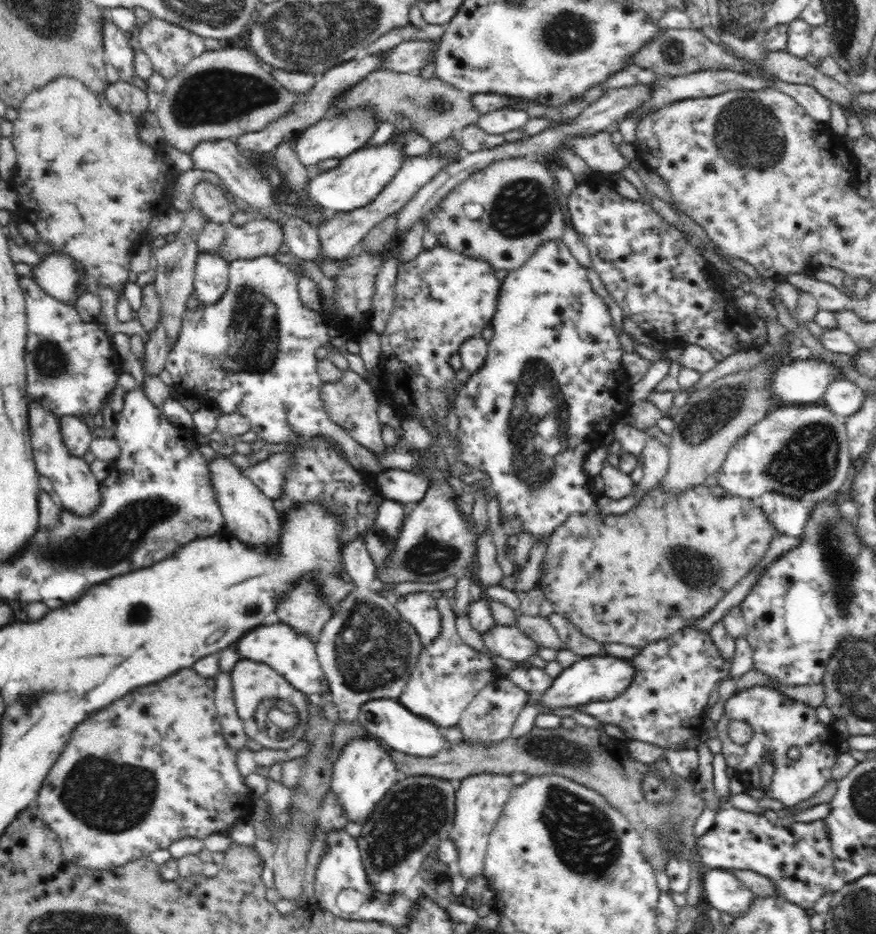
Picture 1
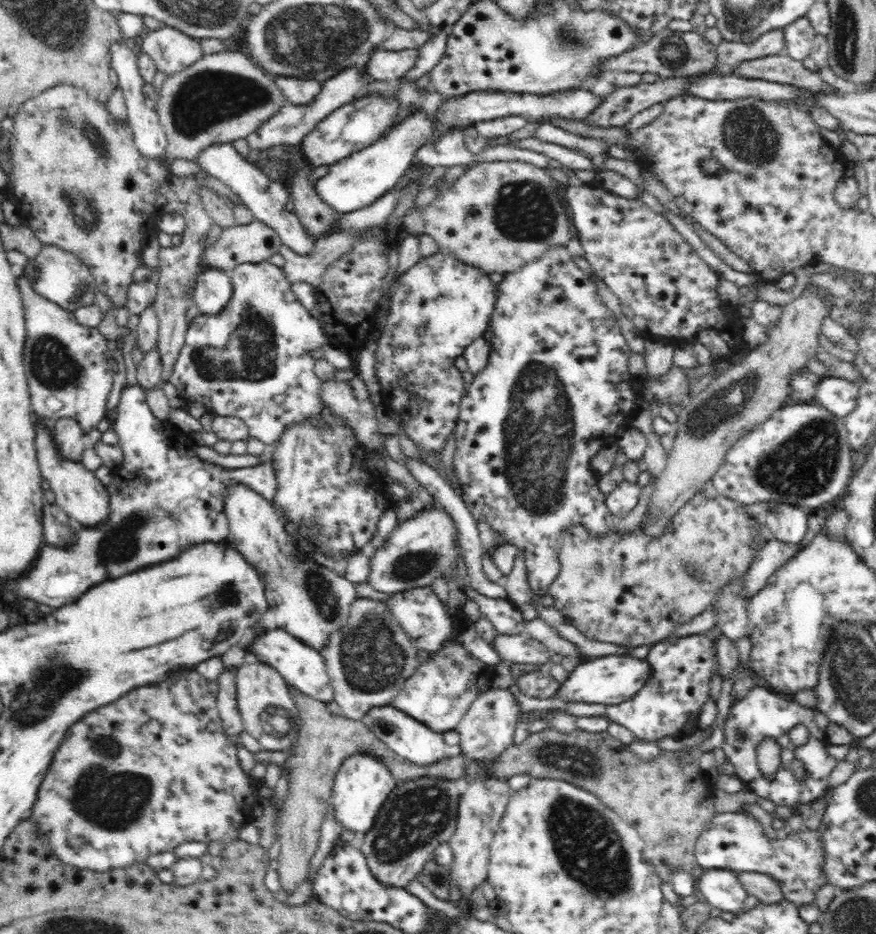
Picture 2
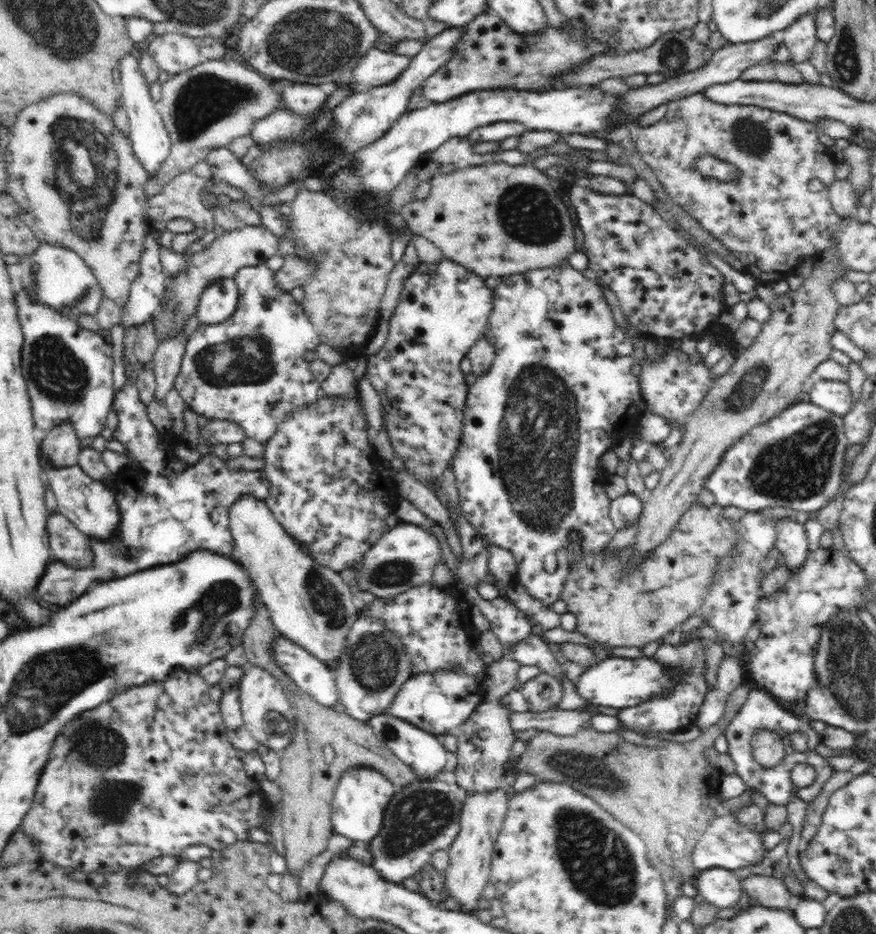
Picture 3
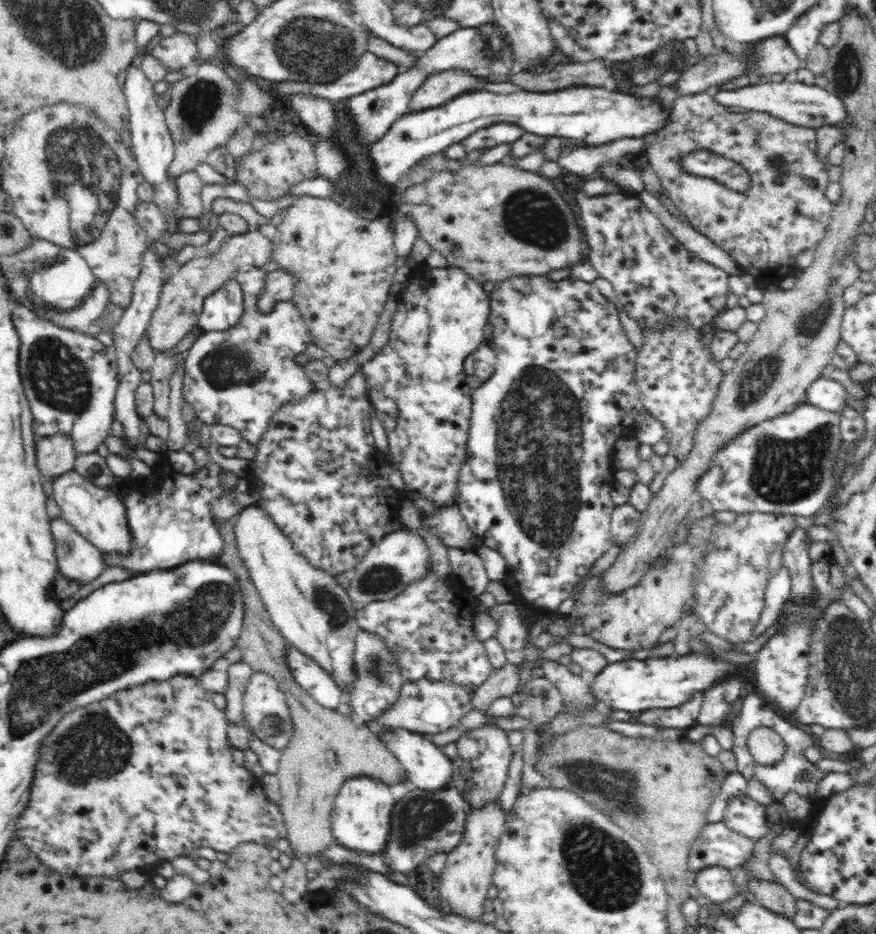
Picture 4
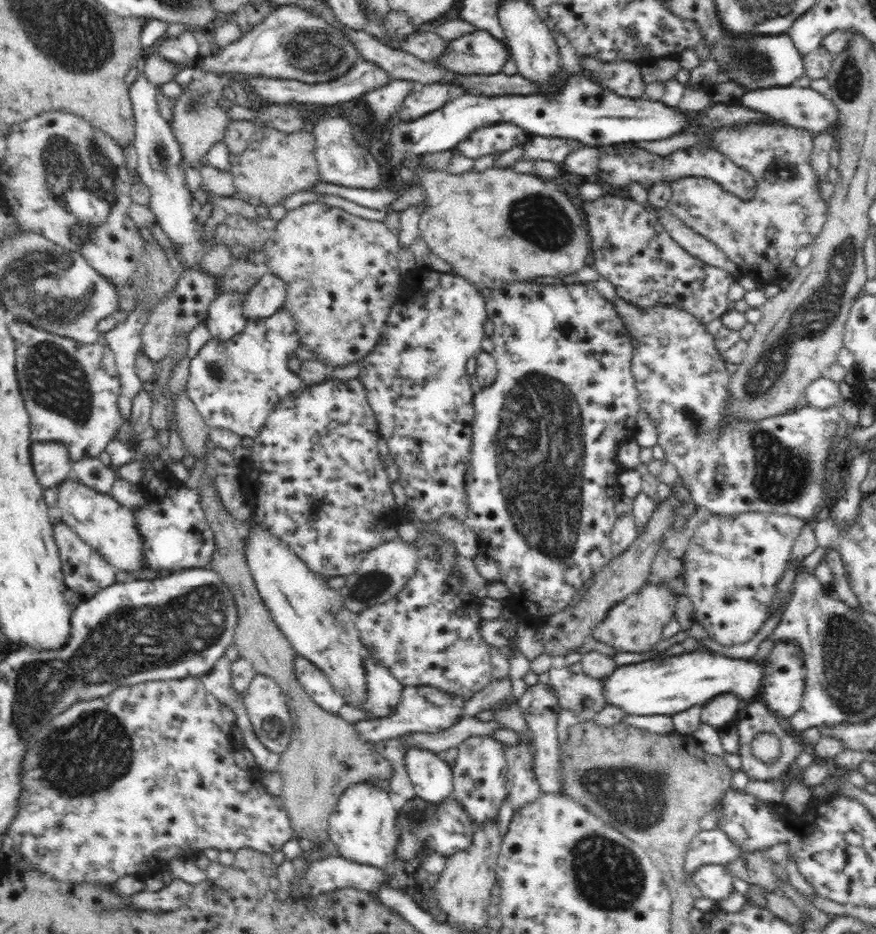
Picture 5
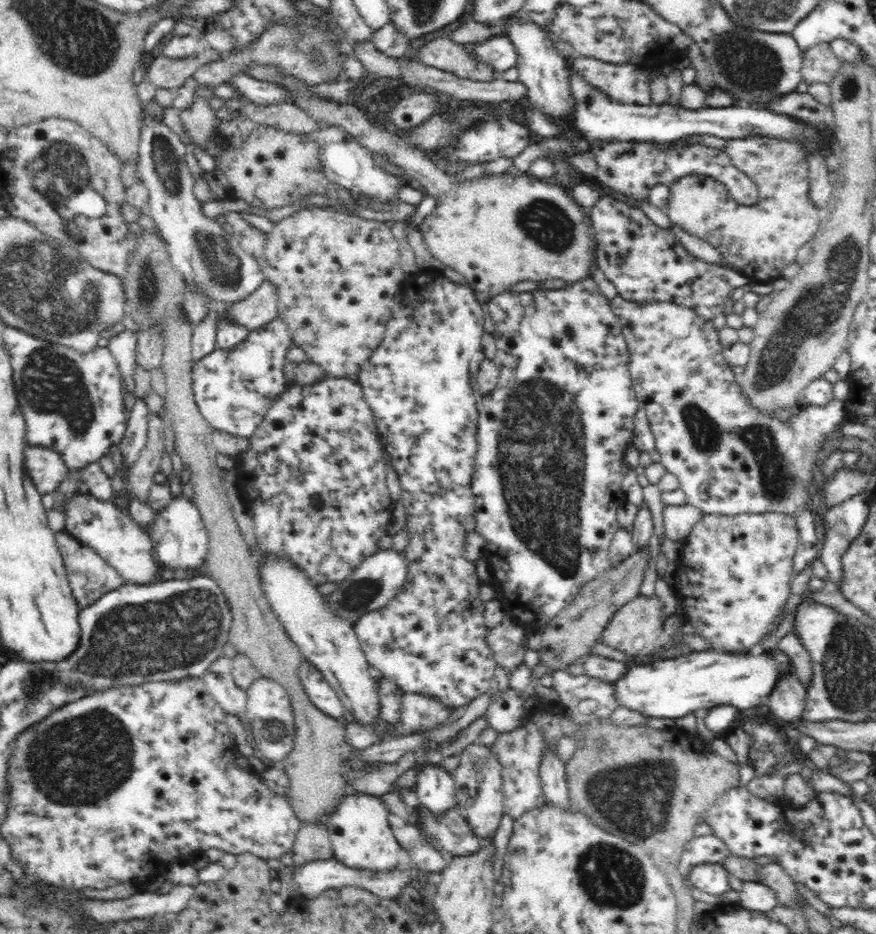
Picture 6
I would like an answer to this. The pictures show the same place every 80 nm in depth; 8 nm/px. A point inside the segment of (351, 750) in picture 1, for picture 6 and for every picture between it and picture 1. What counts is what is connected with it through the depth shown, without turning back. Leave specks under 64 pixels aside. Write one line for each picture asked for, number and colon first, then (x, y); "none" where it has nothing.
2: (362, 784)
3: (359, 801)
4: (360, 819)
5: (361, 828)
6: (361, 837)

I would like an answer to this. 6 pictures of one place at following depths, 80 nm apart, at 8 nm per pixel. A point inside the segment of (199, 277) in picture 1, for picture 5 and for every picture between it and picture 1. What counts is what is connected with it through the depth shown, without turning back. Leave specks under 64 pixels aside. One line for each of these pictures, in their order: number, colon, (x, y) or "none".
2: (213, 287)
3: (219, 301)
4: (222, 309)
5: (225, 320)

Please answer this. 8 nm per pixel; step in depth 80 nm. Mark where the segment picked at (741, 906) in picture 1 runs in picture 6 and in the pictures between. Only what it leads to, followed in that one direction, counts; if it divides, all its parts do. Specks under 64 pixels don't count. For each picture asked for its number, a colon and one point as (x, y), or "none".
2: (720, 887)
3: (718, 886)
4: (716, 884)
5: (713, 881)
6: (712, 878)

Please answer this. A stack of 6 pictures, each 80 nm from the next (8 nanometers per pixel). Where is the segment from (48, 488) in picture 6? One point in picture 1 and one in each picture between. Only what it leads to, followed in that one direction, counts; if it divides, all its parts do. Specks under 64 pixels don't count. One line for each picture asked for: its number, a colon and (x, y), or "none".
1: (76, 436)
2: (68, 436)
3: (61, 447)
4: (55, 455)
5: (52, 465)

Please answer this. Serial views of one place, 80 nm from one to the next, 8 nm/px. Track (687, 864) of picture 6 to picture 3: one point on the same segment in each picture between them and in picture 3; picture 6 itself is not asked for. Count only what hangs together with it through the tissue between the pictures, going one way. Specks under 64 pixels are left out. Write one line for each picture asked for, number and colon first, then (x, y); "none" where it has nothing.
3: (727, 844)
4: (717, 845)
5: (712, 846)

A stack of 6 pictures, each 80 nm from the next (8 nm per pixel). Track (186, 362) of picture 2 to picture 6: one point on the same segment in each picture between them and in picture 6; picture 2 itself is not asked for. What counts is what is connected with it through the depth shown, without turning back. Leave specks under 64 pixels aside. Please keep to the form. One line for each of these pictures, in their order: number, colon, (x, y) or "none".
3: (249, 369)
4: (239, 377)
5: (235, 383)
6: (234, 389)

